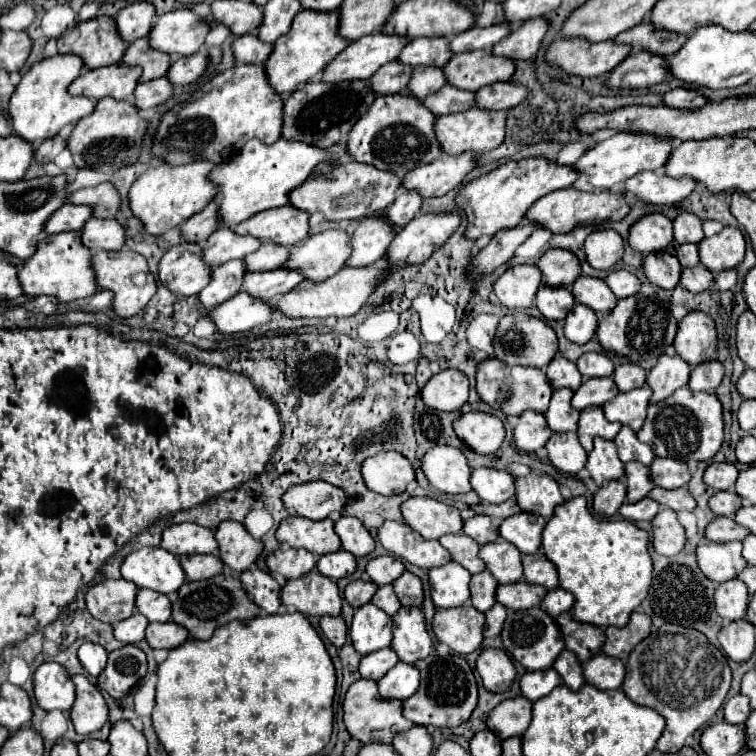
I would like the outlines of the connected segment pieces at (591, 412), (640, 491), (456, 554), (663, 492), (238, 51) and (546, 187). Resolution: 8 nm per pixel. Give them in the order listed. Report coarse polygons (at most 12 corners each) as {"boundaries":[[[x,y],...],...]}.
{"boundaries":[[[587,407],[579,419],[579,441],[587,453],[593,439],[615,439],[623,425],[605,419],[601,407]],[[625,463],[627,501],[647,497],[655,487],[649,467]],[[465,533],[443,535],[439,543],[469,573],[485,571],[479,545]],[[655,487],[651,499],[673,511],[693,511],[697,501],[681,489]],[[255,35],[237,37],[231,49],[237,65],[263,65],[271,45]],[[507,161],[459,191],[467,239],[519,225],[571,167]]]}

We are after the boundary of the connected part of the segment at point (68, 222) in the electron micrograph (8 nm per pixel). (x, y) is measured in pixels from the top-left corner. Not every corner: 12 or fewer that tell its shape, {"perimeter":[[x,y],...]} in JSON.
{"perimeter":[[83,205],[59,207],[43,231],[47,235],[79,231],[91,217]]}

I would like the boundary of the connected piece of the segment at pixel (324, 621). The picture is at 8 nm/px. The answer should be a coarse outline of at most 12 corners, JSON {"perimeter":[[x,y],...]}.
{"perimeter":[[321,617],[323,635],[343,647],[347,627],[343,617]]}

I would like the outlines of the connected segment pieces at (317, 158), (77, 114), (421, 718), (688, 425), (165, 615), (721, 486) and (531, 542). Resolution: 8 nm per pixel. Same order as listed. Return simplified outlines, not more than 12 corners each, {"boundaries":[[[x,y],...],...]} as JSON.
{"boundaries":[[[283,139],[247,141],[209,173],[219,221],[231,227],[287,205],[321,151]],[[75,55],[35,63],[15,87],[9,117],[29,143],[59,135],[95,103],[67,93]],[[457,653],[415,667],[405,701],[415,725],[457,727],[477,705],[477,681]],[[689,387],[649,405],[637,435],[657,457],[709,461],[721,403]],[[137,591],[137,611],[149,621],[169,621],[167,595]],[[711,463],[705,483],[729,491],[737,481],[733,463]],[[521,511],[499,533],[523,555],[541,547],[545,517]]]}

